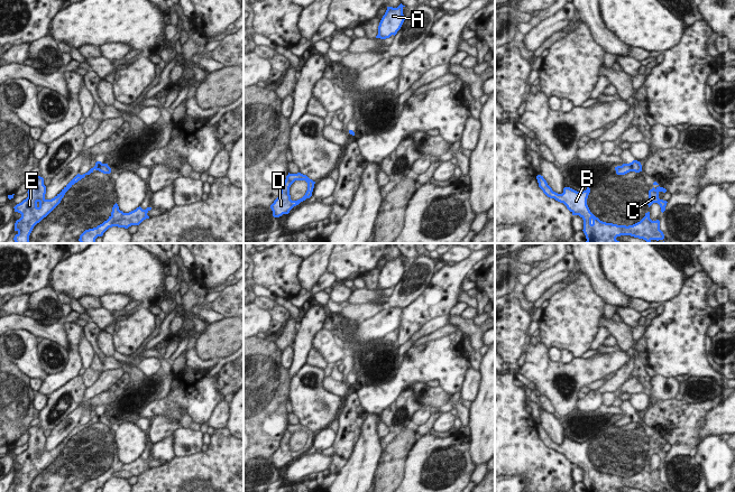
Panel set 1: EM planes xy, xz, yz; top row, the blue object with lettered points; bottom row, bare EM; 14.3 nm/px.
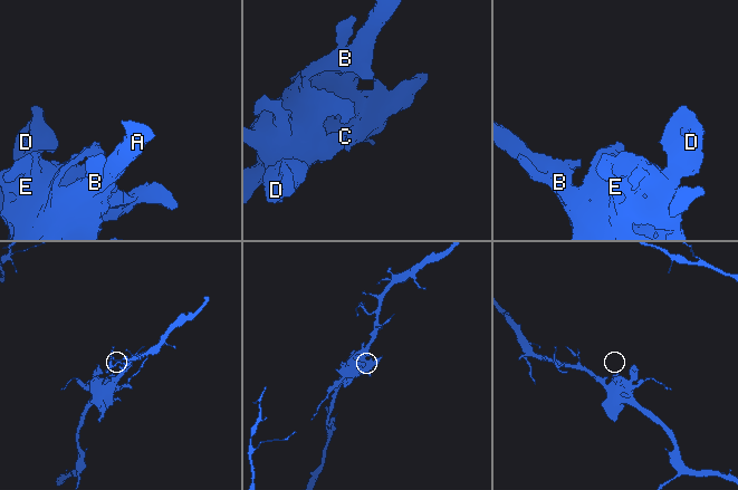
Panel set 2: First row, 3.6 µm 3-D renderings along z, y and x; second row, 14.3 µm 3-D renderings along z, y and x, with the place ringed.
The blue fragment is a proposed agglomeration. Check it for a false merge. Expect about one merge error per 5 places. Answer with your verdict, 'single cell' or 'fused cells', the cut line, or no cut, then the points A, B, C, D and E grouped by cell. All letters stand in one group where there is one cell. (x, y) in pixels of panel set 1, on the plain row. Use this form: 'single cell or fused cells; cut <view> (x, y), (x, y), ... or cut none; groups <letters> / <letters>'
single cell; cut none; groups A B C D E

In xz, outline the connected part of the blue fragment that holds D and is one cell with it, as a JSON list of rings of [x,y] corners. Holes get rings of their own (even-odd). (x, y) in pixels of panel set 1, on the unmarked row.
[[[288,424],[283,435],[283,438],[281,439],[279,447],[270,456],[270,459],[273,462],[273,467],[279,468],[283,465],[288,465],[294,457],[298,456],[301,453],[305,452],[306,449],[310,449],[312,447],[314,435],[315,433],[310,430],[306,426],[303,426],[301,424],[297,425]],[[295,431],[305,431],[307,434],[307,442],[302,449],[297,452],[292,452],[290,446],[290,438]]]

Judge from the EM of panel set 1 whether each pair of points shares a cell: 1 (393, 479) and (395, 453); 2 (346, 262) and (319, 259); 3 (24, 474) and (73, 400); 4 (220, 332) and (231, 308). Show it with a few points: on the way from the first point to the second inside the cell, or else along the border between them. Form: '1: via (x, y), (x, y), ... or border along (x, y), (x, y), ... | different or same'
1: via (393, 472), (393, 460) | same
2: border along (330, 254), (325, 270) | different
3: border along (37, 425), (44, 429) | different
4: border along (231, 316), (224, 318) | different

